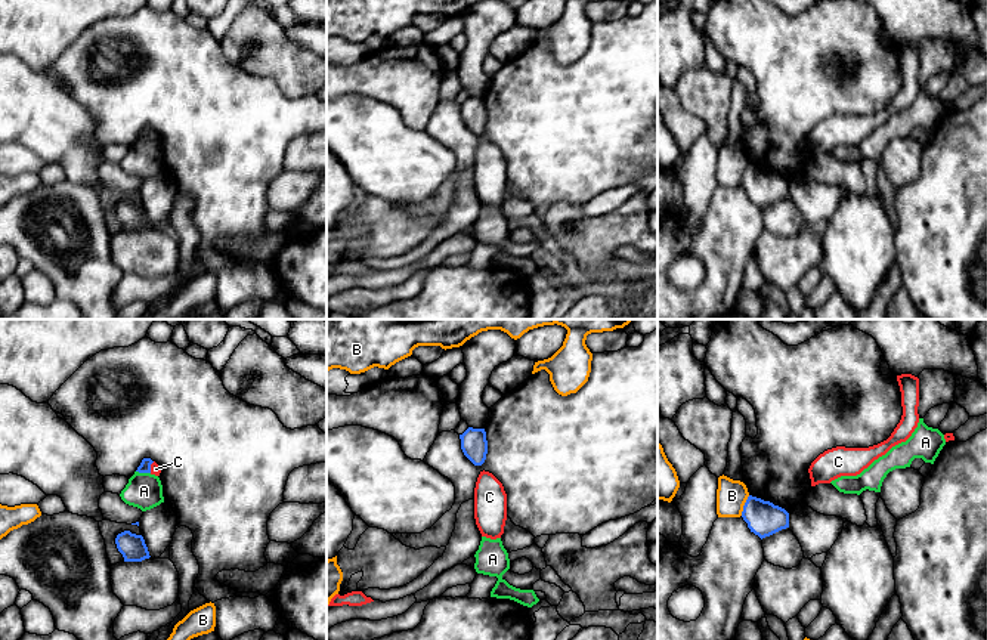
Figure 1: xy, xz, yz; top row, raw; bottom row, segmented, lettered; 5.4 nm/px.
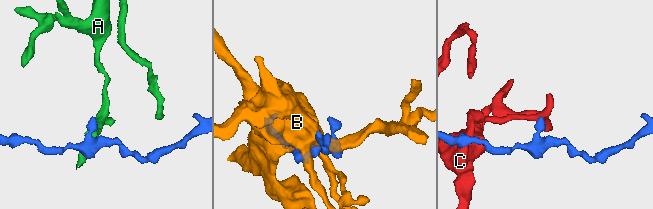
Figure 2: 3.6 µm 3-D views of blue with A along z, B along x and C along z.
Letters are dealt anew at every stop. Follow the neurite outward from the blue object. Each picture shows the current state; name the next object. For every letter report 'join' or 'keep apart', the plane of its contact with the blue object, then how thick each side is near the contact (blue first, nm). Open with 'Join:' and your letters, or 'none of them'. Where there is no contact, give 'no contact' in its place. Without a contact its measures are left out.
Join: none of them
A: keep apart; contact in xy; calibres 60 and 190 nm
B: keep apart; contact in yz; calibres 190 and 160 nm
C: keep apart; contact in xy; calibres 60 and 50 nm

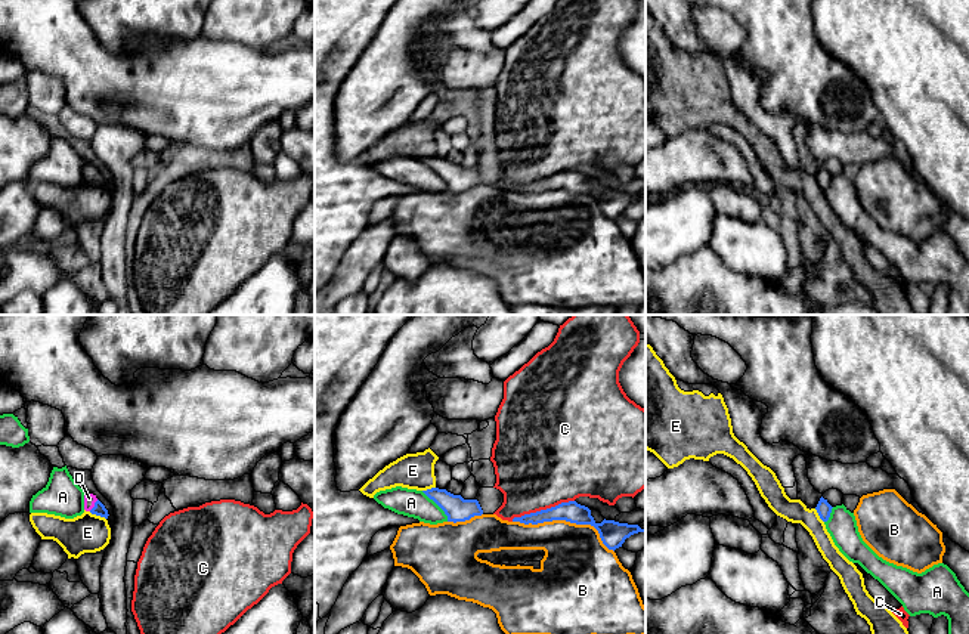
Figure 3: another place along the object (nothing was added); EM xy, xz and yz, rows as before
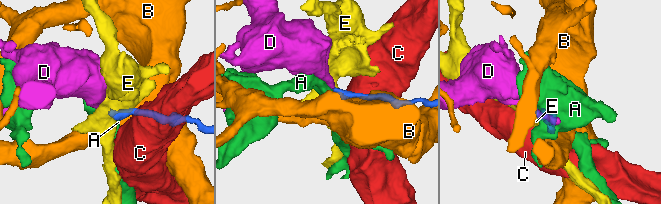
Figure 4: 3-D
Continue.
Join: D
A: keep apart; contact in xz; calibres 140 and 150 nm
B: keep apart; contact in xz; calibres 130 and 360 nm
C: keep apart; contact in xz; calibres 120 and 480 nm
D: join; contact in xy; calibres 70 and 60 nm
E: keep apart; contact in xy; calibres 70 and 200 nm

